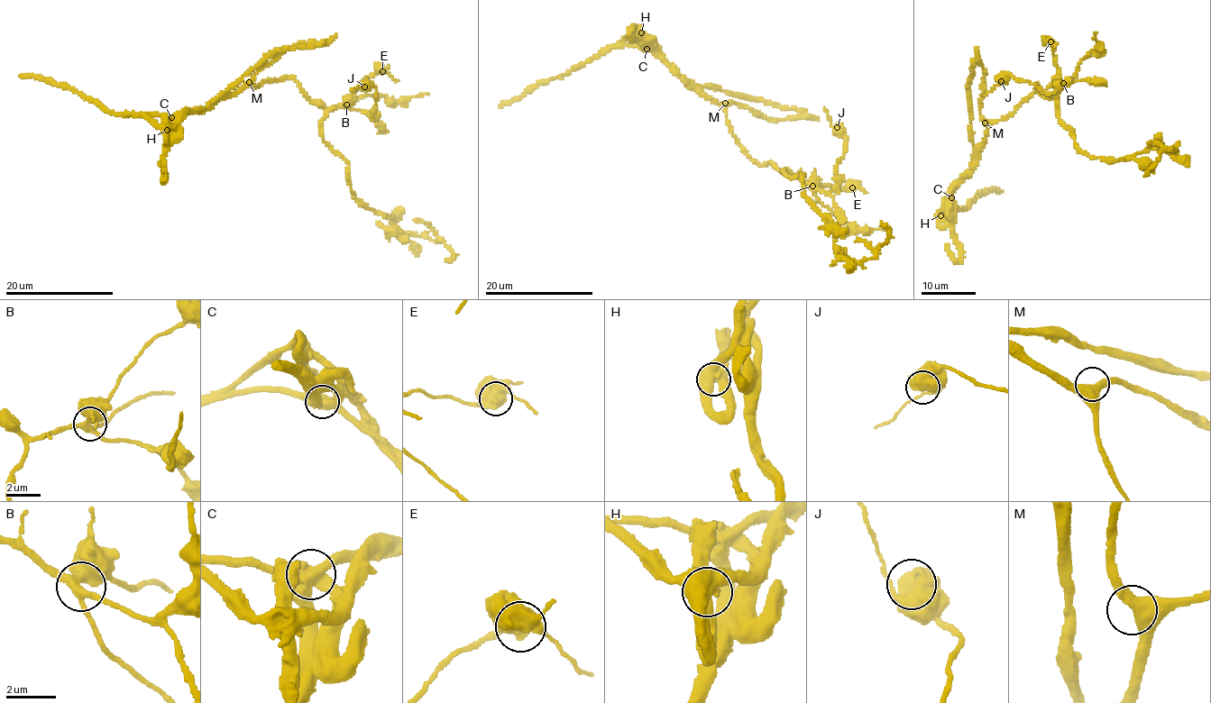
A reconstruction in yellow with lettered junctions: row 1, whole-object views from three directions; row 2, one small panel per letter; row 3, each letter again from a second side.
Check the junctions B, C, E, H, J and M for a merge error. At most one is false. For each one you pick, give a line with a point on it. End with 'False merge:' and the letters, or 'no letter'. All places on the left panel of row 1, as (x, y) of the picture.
C: (171, 117)
False merge: C

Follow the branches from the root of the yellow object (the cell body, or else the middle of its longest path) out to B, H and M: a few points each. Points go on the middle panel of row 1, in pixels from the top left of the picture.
B: (754, 161), (761, 165), (768, 162), (793, 176), (799, 175), (812, 186)
H: (754, 161), (730, 129), (726, 113), (718, 104), (696, 92), (641, 32)
M: (754, 161), (729, 126), (725, 103)

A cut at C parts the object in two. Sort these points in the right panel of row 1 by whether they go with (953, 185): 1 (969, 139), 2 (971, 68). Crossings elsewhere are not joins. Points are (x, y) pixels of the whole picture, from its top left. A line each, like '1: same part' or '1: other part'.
1: other part
2: other part

